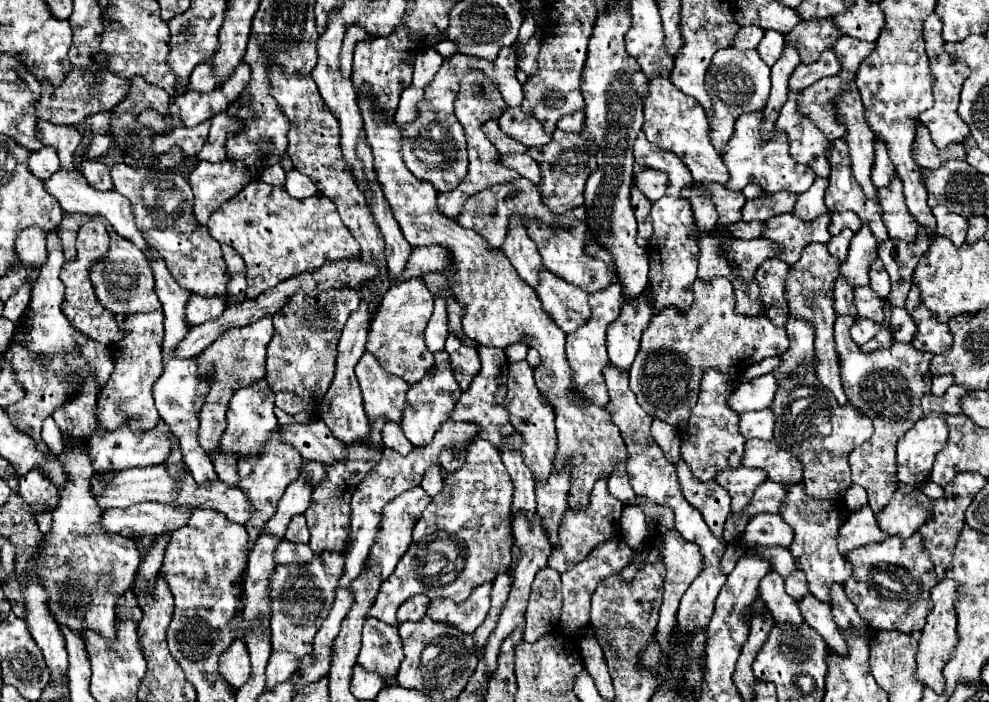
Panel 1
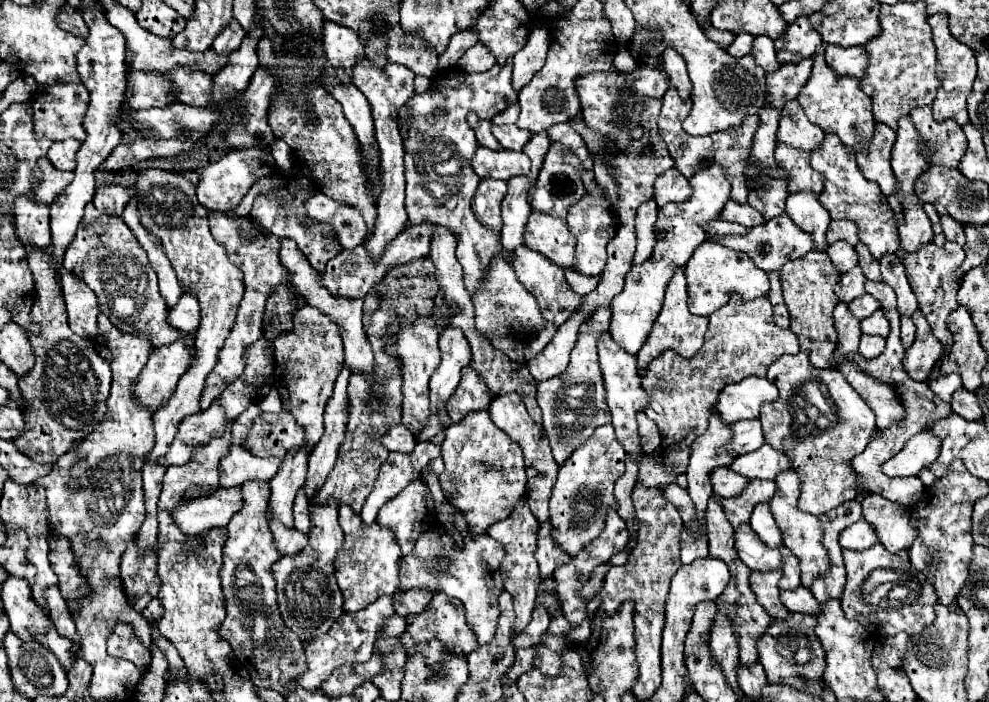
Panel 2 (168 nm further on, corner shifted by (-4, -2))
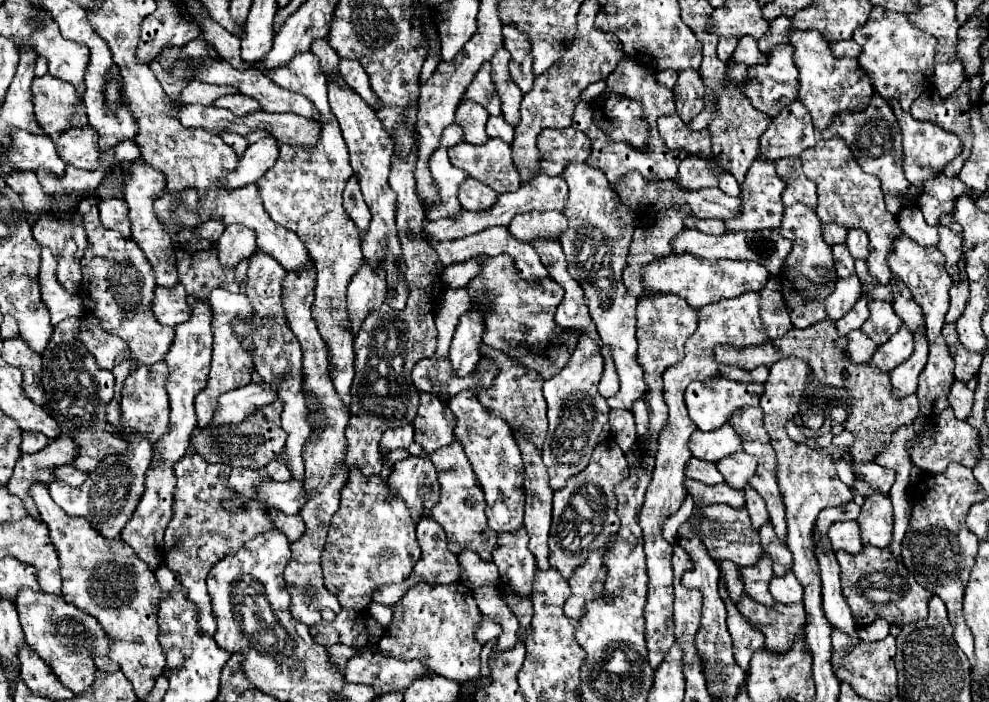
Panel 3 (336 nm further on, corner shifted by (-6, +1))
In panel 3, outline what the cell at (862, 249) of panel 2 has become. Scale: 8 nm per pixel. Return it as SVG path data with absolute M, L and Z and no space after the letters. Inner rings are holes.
M851 229L849 235L847 235L847 243L845 243L851 251L851 255L855 259L863 259L867 261L869 257L869 239L867 239L867 233L865 231L859 231L859 229Z

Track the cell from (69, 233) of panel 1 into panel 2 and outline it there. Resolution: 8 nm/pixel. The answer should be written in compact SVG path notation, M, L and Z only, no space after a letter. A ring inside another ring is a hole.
M89 202L89 206L85 206L85 216L79 222L77 236L75 236L73 244L69 246L69 250L65 252L63 268L67 272L75 274L77 278L81 278L97 294L99 310L121 332L141 332L141 334L147 334L149 340L153 342L153 348L173 344L181 336L181 332L177 328L171 328L167 324L167 308L165 308L165 300L161 298L161 292L159 292L159 286L157 286L157 274L149 266L145 250L141 250L141 244L137 242L137 238L133 238L133 232L125 226L125 222L121 222L121 218L107 216L107 214L99 212ZM121 256L125 256L125 258L121 258ZM125 298L129 300L129 304L117 304L119 300L125 300Z

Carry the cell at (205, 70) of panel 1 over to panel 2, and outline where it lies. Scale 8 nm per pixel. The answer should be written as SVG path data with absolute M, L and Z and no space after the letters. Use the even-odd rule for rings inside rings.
M229 22L229 26L225 26L225 30L215 38L211 48L217 54L229 56L231 52L235 52L239 48L243 38L245 38L245 30L241 30L241 26L237 26L237 22Z

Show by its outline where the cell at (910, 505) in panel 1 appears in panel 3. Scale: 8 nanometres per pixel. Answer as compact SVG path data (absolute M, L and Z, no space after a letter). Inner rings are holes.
M871 495L865 499L859 515L863 545L889 547L893 541L893 507L887 495Z

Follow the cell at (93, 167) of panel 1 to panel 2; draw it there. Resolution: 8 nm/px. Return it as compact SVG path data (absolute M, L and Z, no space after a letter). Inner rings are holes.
M101 186L97 188L93 198L95 208L109 216L121 216L127 202L129 202L129 192L121 186Z

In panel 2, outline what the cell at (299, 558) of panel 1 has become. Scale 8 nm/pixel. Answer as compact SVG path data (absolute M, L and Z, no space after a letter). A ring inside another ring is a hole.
M269 522L269 528L275 536L275 542L281 554L297 554L307 544L307 536L301 534L297 528L285 530L285 526L277 526L277 522Z

